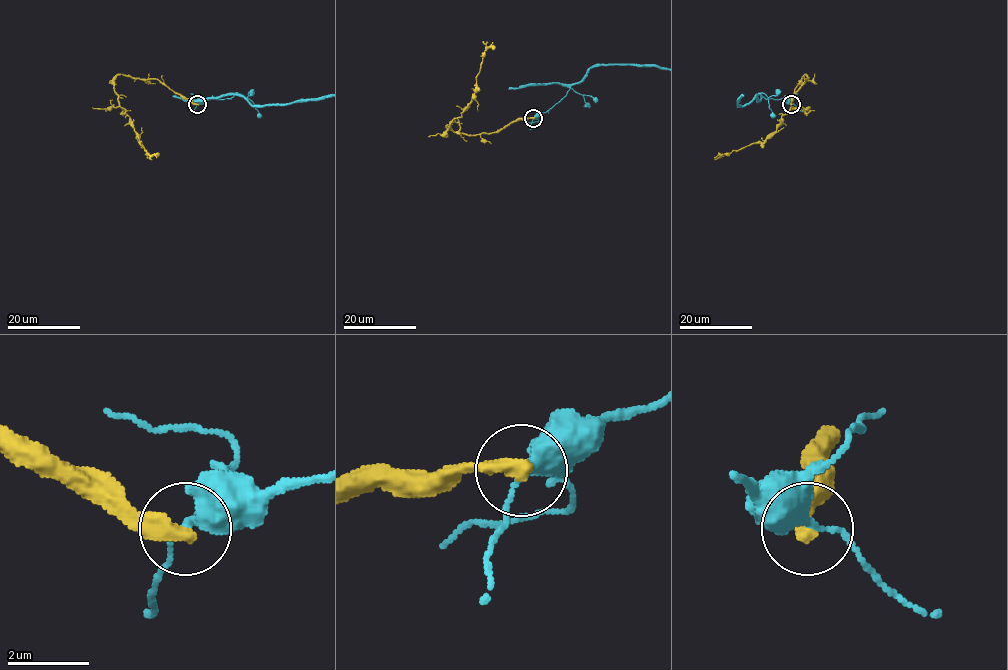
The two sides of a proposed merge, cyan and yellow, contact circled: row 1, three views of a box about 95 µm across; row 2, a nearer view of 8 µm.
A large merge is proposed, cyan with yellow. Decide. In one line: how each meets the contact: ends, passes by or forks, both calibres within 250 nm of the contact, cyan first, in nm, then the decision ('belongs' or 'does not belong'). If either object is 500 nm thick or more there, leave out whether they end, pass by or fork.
cyan forks; yellow ends; calibres 260 and 420 nm; does not belong

